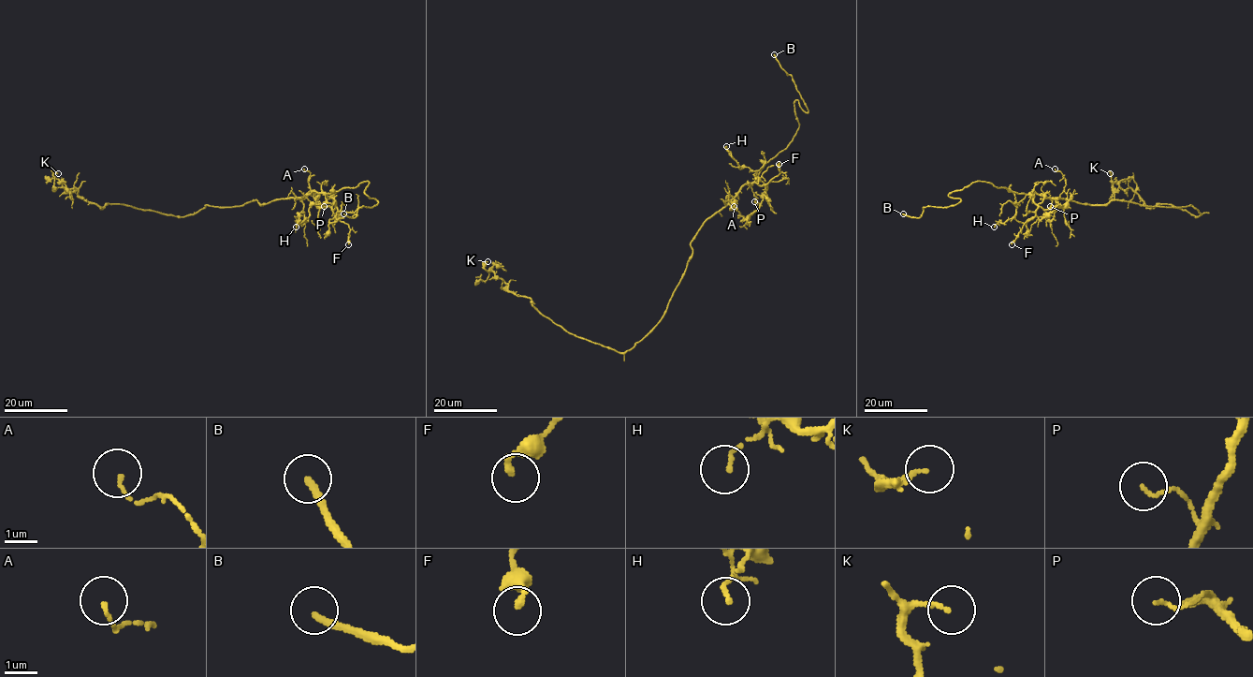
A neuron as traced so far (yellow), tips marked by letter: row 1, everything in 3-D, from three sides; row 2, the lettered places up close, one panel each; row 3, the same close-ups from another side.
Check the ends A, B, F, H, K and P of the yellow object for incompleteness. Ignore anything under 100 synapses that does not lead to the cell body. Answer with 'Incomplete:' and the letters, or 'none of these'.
Incomplete: B

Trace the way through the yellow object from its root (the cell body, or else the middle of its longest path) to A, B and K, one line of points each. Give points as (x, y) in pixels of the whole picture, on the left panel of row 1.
A: (256, 200), (264, 205), (317, 191), (335, 201), (333, 210), (314, 198), (310, 173), (304, 169)
B: (256, 200), (264, 205), (330, 194), (368, 181), (364, 192), (378, 202), (360, 207), (355, 217), (343, 213)
K: (256, 200), (206, 205), (183, 216), (121, 204), (101, 208), (75, 188), (53, 190), (58, 173)

